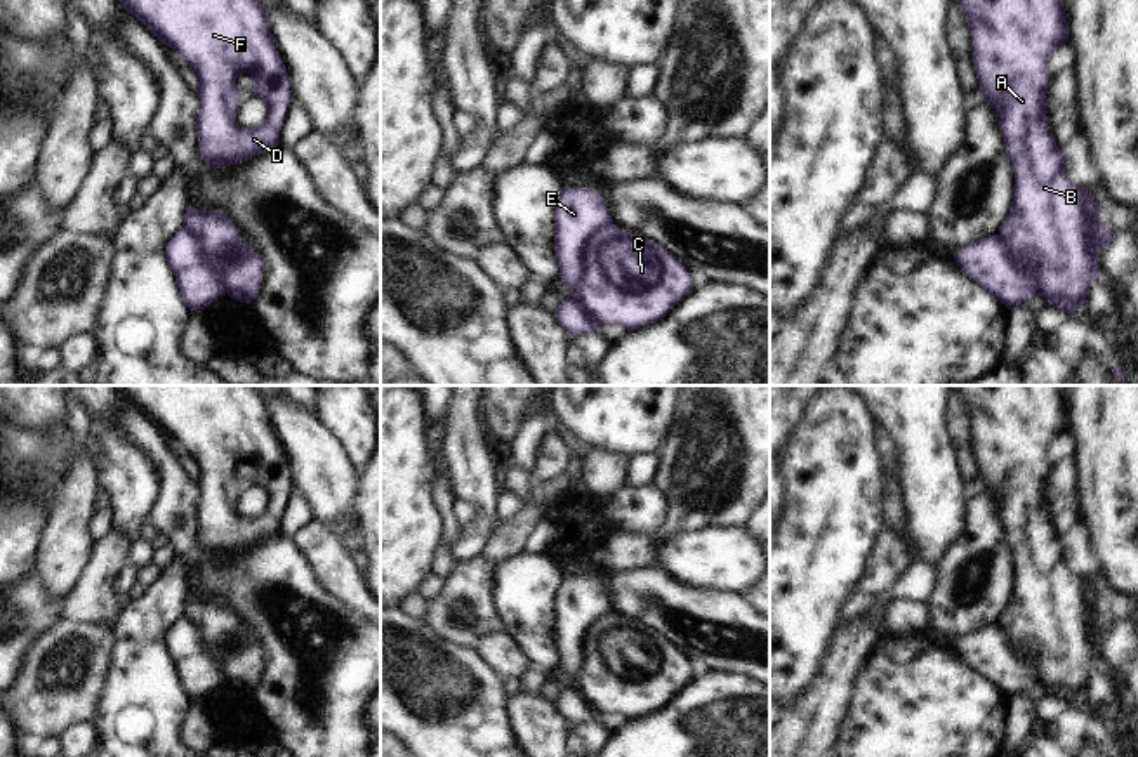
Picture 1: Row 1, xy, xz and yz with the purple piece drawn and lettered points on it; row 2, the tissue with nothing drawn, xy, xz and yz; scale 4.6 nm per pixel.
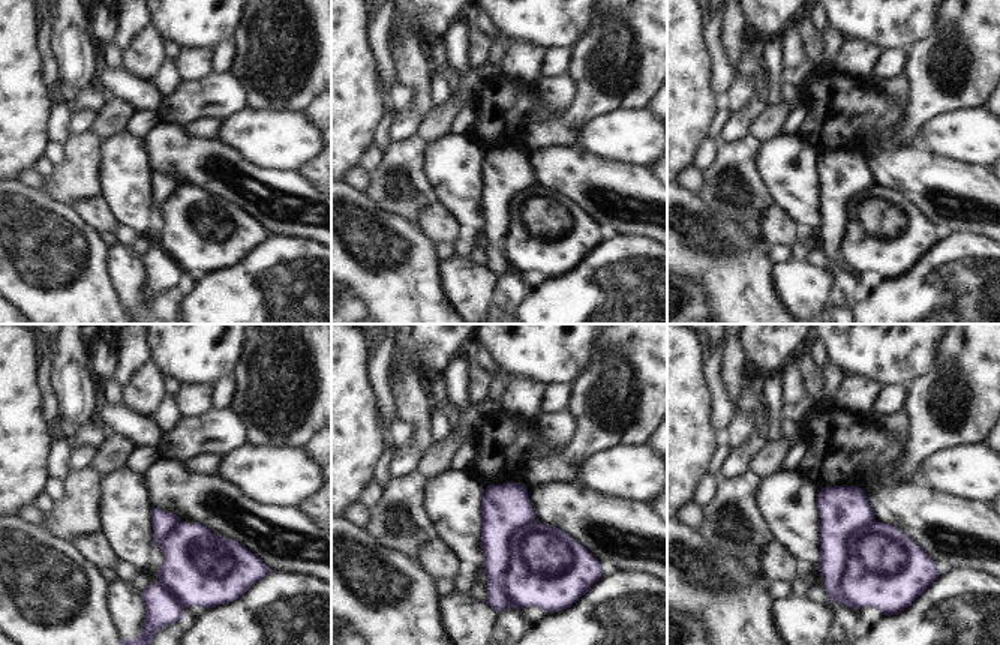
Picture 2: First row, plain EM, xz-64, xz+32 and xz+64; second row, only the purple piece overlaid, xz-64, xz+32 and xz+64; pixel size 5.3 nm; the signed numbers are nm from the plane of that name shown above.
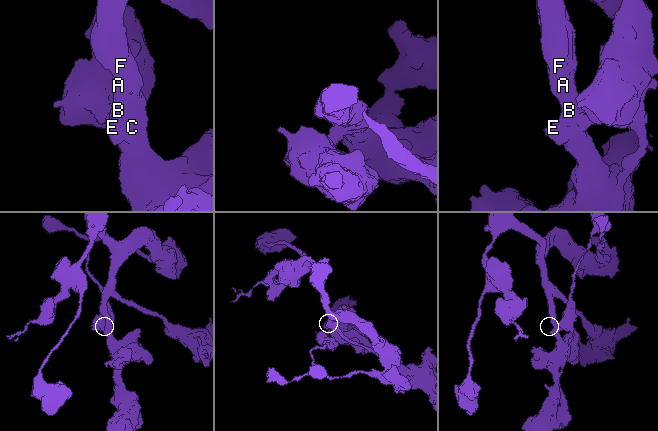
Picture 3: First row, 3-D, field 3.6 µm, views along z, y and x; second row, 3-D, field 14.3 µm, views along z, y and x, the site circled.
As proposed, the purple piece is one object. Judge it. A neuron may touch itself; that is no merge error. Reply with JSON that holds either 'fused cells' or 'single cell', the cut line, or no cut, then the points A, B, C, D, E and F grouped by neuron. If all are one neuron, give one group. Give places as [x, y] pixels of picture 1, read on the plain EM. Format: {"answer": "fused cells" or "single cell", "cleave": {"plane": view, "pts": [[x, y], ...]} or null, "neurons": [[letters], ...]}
{"answer": "fused cells", "cleave": {"plane": "xz", "pts": [[612, 612], [586, 632], [574, 678], [574, 688], [596, 712]]}, "neurons": [["A", "B", "C", "D", "F"], ["E"]]}

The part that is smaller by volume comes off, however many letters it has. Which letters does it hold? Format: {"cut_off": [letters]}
{"cut_off": ["E"]}

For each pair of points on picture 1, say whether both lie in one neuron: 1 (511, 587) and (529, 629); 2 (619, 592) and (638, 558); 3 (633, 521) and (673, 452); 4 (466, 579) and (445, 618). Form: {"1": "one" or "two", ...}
{"1": "one", "2": "two", "3": "two", "4": "one"}

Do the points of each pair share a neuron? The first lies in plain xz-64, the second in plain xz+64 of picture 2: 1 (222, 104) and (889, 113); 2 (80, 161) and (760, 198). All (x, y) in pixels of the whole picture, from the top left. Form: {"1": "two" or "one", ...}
{"1": "two", "2": "one"}

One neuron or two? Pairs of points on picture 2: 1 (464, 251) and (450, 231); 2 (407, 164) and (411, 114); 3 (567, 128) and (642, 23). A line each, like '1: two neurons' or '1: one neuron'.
1: two neurons
2: two neurons
3: one neuron

